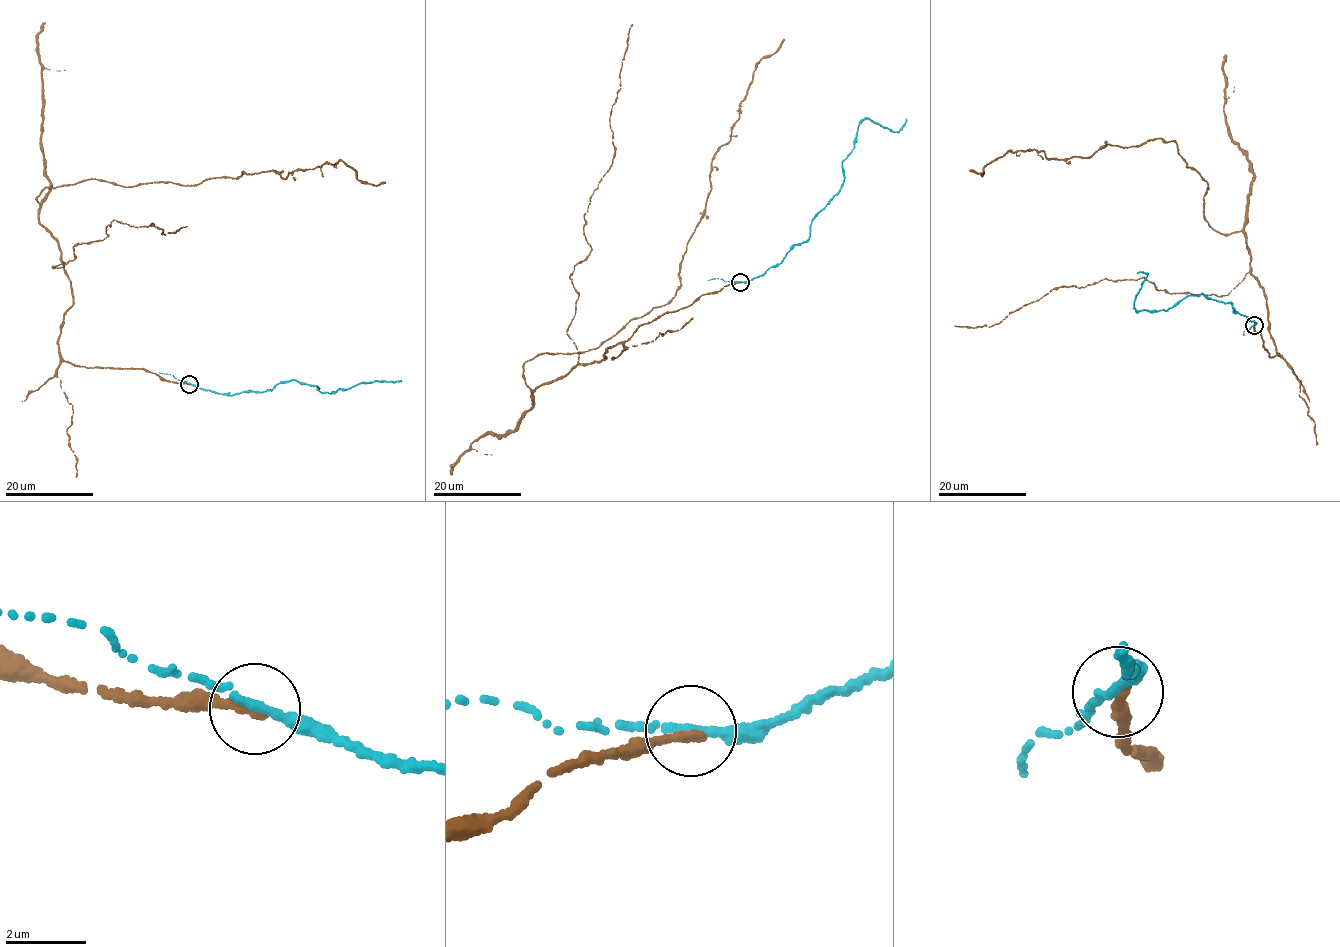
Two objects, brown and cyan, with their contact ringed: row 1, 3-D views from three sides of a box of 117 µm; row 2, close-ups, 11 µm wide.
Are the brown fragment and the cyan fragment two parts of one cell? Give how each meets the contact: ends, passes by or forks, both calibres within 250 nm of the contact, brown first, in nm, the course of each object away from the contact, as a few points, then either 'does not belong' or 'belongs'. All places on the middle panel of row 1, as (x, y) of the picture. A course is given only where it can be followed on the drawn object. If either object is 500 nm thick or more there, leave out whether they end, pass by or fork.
brown ends there; cyan passes by; 280 nm thick on the brown side, 240 nm on the other; brown runs (740, 282), (598, 363), (532, 390), (523, 375), (668, 302), (712, 160), (785, 39); cyan runs (740, 282), (775, 267), (808, 239), (816, 213), (839, 190), (842, 161), (861, 121), (897, 132), (905, 118); belongs

